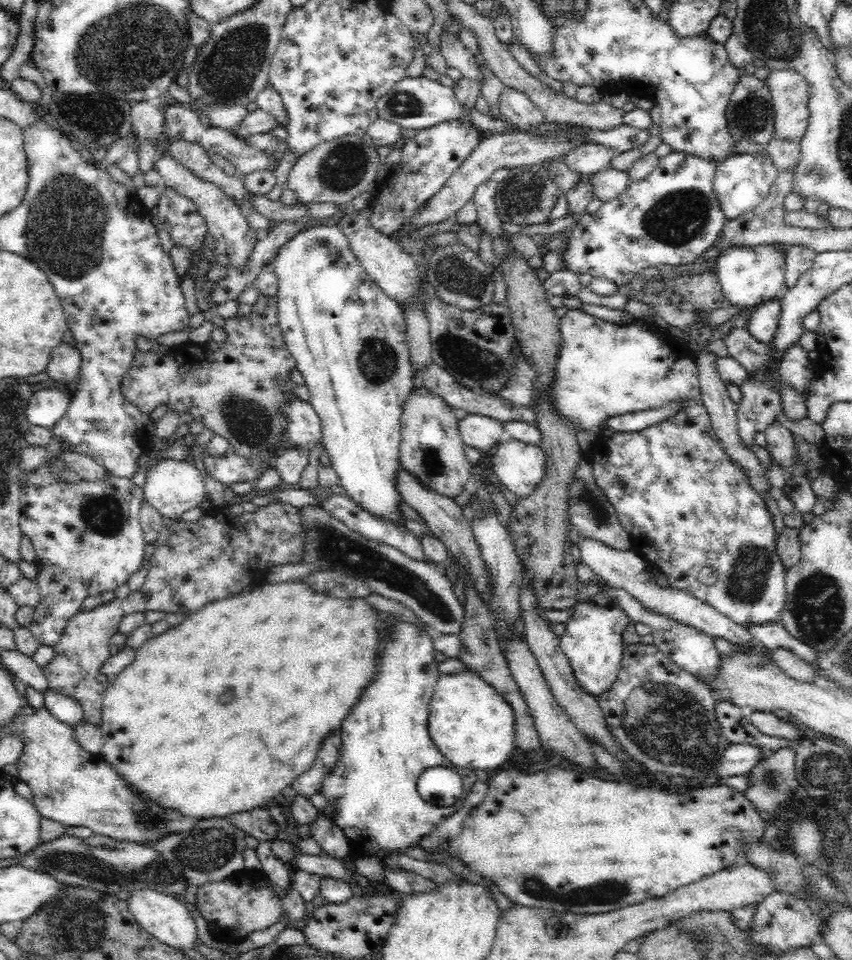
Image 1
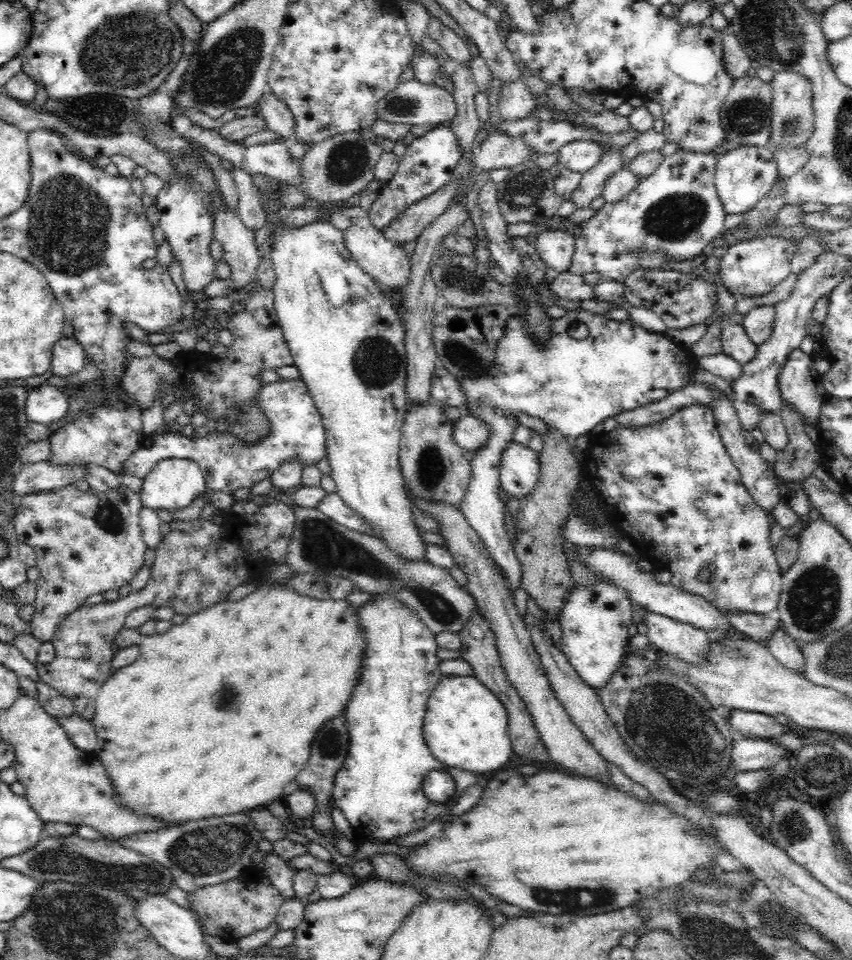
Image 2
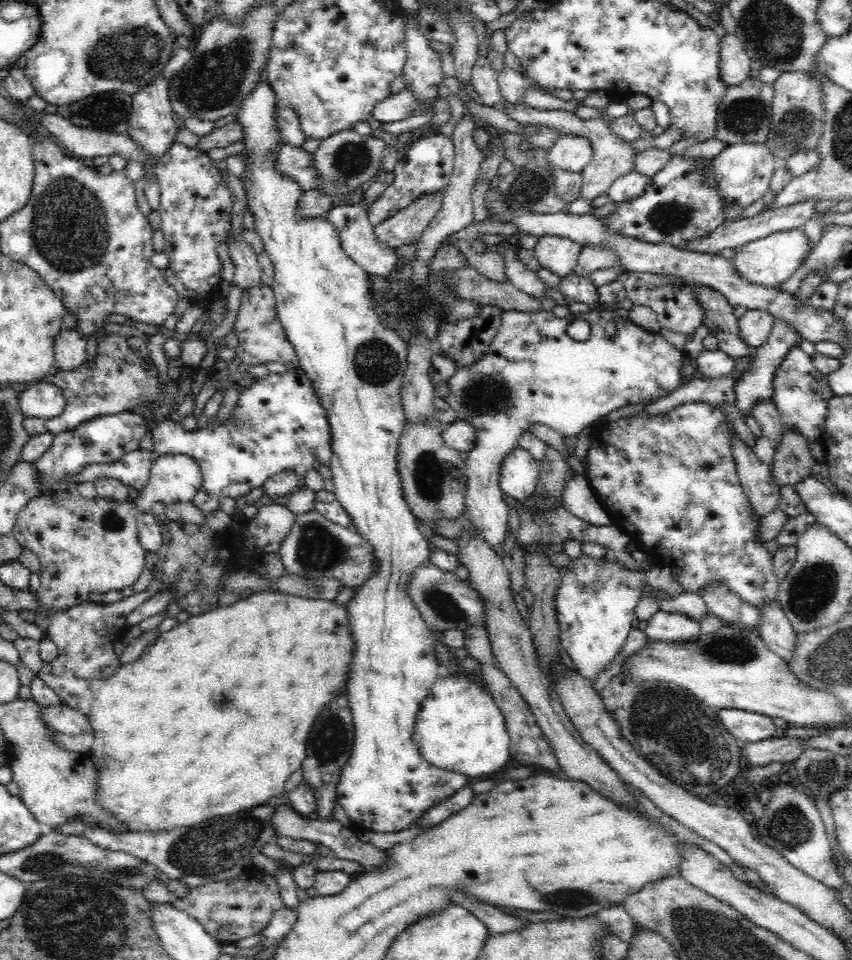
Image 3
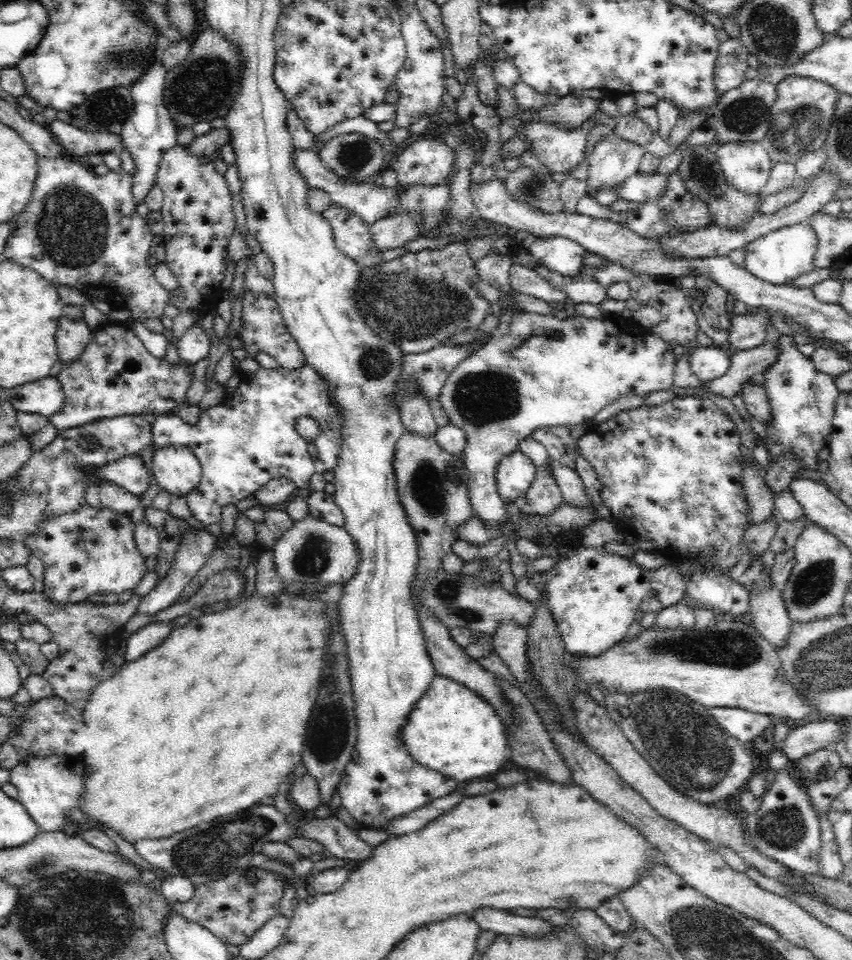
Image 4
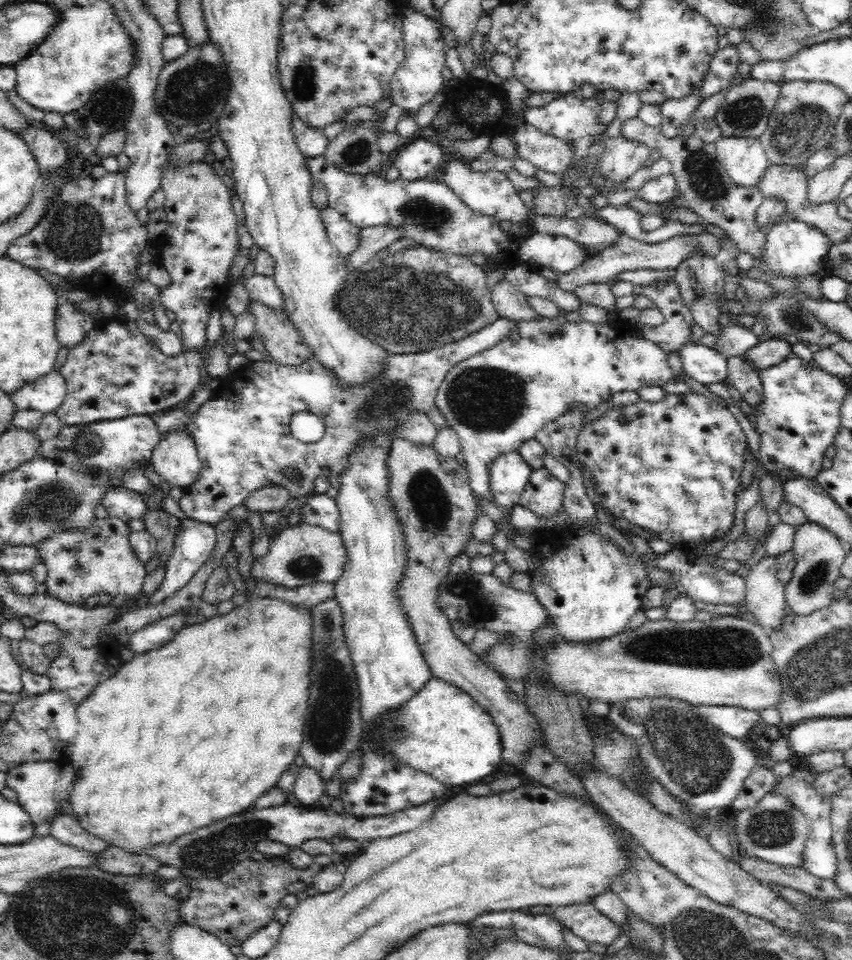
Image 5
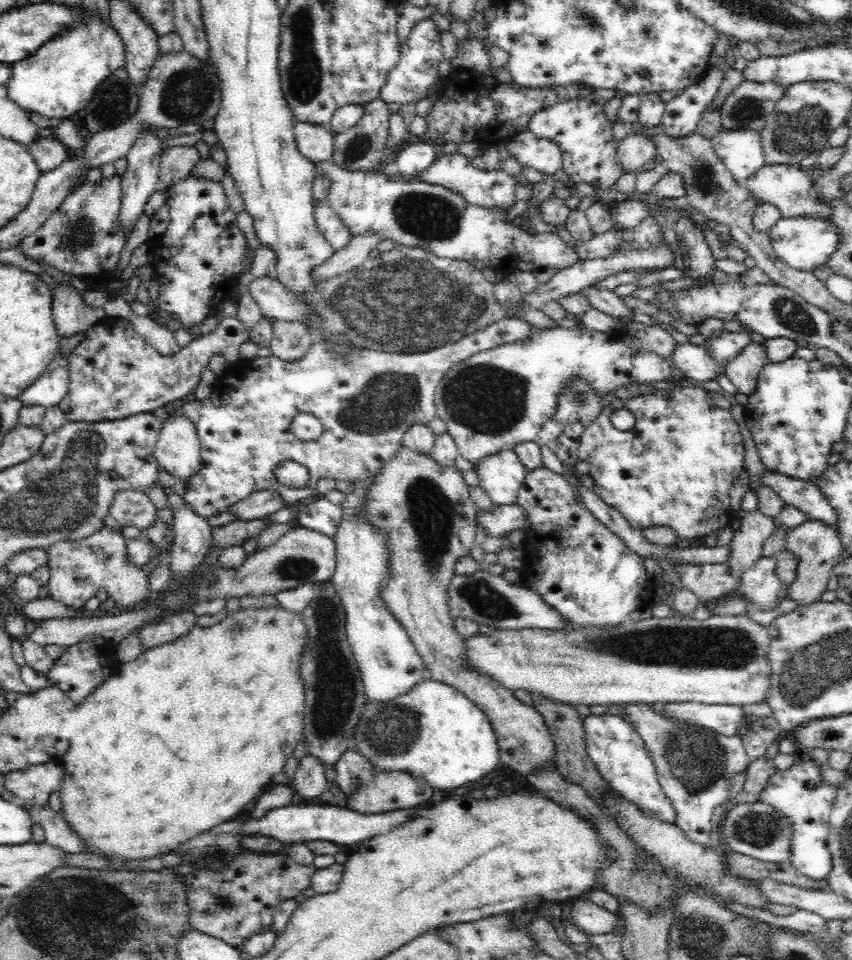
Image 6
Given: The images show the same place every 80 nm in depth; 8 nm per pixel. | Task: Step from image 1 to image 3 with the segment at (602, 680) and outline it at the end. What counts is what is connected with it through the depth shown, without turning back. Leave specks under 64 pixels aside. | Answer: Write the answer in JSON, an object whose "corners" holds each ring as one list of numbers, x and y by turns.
{"corners":[[582,555,572,560,569,568,563,568,561,582,557,586,557,619,559,639,563,650,578,666,579,674,587,680,600,674,614,660,634,622,634,608,646,589,662,591,668,599,685,590,674,580,670,566,626,568,616,559,592,559]]}

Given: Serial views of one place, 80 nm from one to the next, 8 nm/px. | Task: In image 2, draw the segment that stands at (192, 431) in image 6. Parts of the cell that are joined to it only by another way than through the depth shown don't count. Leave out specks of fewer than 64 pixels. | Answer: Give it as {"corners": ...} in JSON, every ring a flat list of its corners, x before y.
{"corners":[[168,458,159,461,144,478,140,496,144,508,152,510,178,510,189,506,205,492,205,478,199,465,184,458]]}

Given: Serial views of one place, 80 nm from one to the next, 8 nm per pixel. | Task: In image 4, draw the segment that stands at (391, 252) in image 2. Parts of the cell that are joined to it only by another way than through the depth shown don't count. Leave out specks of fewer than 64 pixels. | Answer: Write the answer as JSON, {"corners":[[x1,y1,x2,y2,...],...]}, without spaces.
{"corners":[[330,205,324,212,321,213,332,228,334,235,334,244,337,249,341,250,348,258,356,261,360,266,374,266,380,262,380,251,374,247,374,243,370,241,369,226,361,222,360,217,349,214,346,209]]}

